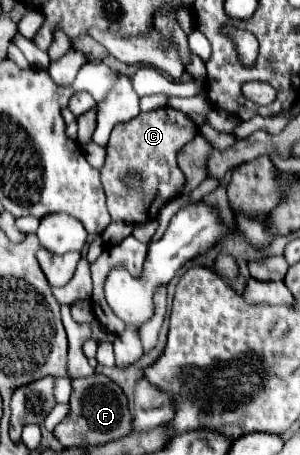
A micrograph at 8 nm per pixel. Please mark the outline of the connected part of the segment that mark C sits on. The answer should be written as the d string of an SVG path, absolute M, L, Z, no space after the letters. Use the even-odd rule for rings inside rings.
M162 107L156 111L140 113L138 117L126 121L126 123L118 123L112 129L110 141L106 145L106 161L100 171L112 221L130 223L130 225L140 225L140 223L152 221L168 201L172 201L174 197L178 197L184 191L186 177L184 177L182 169L178 167L178 153L196 135L198 135L196 123L188 115L184 115L172 107ZM130 165L140 165L140 171L144 173L142 189L128 191L122 185L122 175L130 169ZM144 165L158 165L158 167L146 169Z

